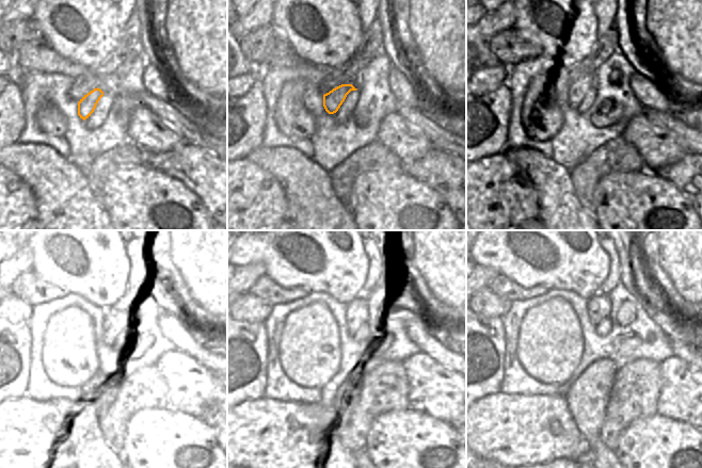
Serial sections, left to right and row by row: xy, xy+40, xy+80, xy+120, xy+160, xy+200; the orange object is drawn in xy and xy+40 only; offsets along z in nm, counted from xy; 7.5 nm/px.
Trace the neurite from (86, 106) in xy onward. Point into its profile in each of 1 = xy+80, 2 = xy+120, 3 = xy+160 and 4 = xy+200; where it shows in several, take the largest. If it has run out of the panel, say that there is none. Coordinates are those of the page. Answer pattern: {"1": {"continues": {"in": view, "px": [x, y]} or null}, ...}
{"1": {"continues": {"in": "xy+80", "px": [577, 92]}}, "2": {"continues": {"in": "xy+120", "px": [115, 319]}}, "3": {"continues": {"in": "xy+160", "px": [357, 310]}}, "4": {"continues": {"in": "xy+200", "px": [599, 306]}}}

